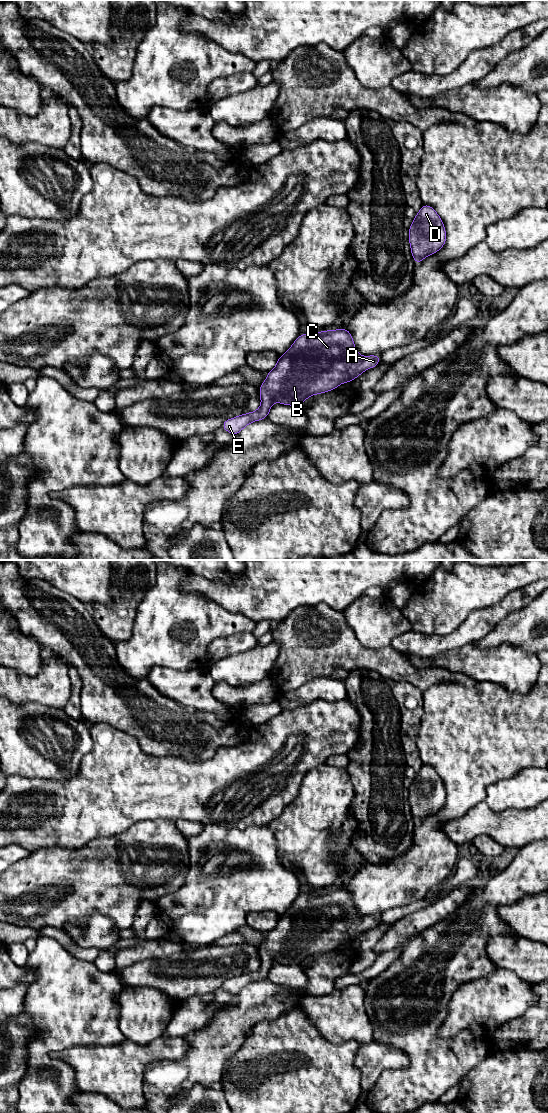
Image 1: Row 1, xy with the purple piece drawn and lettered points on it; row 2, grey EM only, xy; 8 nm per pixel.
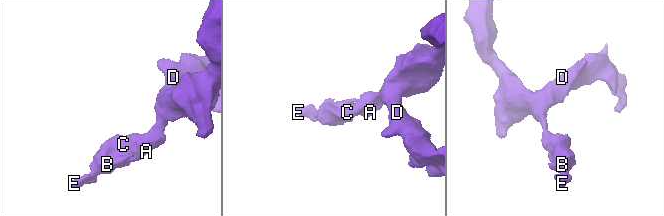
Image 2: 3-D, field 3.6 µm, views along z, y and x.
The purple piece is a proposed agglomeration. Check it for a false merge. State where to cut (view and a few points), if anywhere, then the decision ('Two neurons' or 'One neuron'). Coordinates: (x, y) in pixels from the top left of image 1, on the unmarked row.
No split. One neuron

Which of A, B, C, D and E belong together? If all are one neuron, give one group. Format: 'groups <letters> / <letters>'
groups A B C D E

